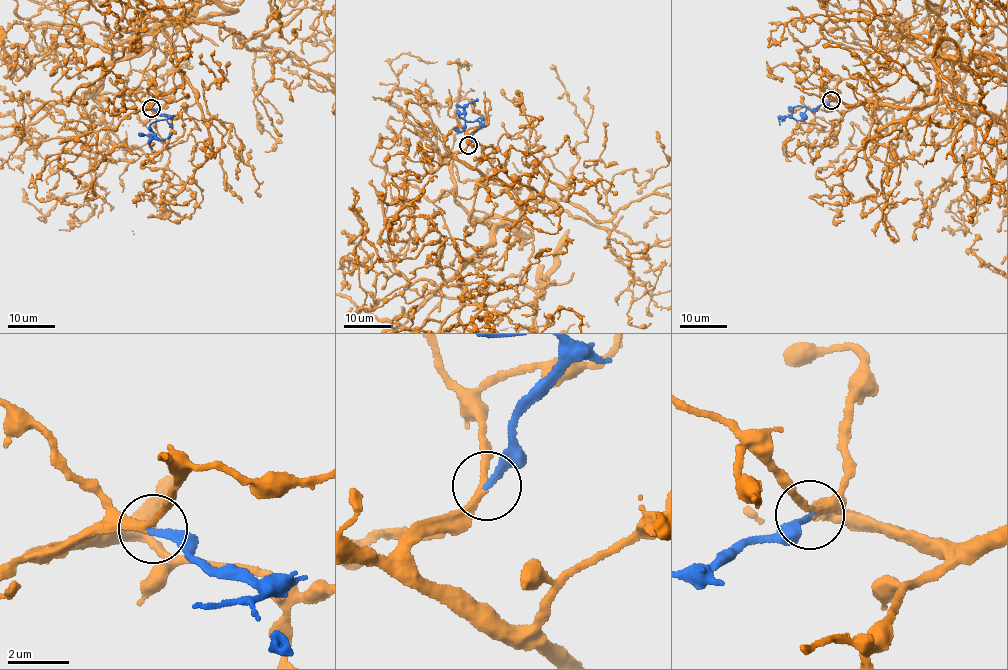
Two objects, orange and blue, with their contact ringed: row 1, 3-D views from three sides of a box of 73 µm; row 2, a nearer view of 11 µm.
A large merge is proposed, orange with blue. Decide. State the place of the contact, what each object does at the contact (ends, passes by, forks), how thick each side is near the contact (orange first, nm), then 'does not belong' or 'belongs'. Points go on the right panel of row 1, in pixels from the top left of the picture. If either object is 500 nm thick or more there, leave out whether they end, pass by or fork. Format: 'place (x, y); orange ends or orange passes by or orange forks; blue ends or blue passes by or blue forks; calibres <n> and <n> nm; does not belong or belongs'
place (831, 100); orange passes by; blue ends; calibres 240 and 240 nm; belongs

